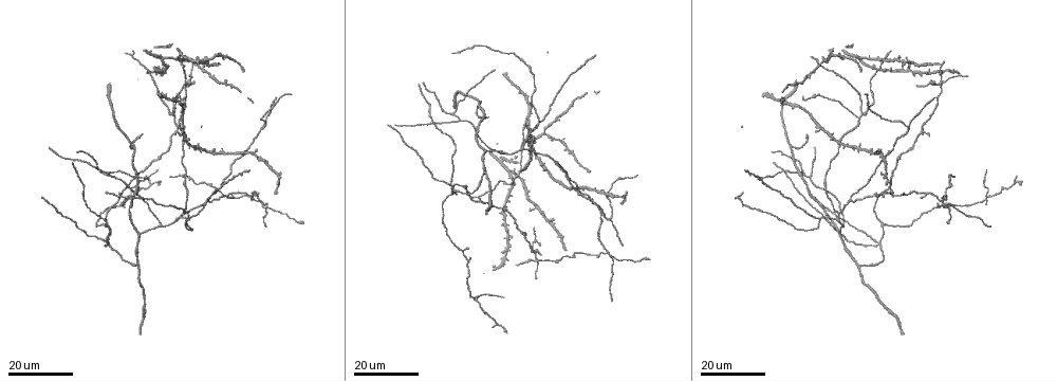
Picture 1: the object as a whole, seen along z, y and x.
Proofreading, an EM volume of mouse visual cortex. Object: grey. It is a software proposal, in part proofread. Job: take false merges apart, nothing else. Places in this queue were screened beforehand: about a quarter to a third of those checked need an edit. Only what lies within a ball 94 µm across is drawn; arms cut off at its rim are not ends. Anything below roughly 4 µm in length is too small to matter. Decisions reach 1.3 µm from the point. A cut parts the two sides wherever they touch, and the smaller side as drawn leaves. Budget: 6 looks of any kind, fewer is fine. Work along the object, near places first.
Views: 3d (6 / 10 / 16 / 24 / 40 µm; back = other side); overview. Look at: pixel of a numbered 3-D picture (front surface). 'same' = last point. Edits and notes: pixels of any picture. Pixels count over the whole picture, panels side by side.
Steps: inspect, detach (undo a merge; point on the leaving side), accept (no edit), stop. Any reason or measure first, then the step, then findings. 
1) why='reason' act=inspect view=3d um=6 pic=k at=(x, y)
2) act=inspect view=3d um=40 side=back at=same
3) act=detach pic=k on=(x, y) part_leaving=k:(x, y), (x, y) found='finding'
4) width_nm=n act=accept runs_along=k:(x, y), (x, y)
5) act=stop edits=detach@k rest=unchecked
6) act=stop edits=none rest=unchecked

act=inspect view=3d um=24 pic=1 at=(461, 250)

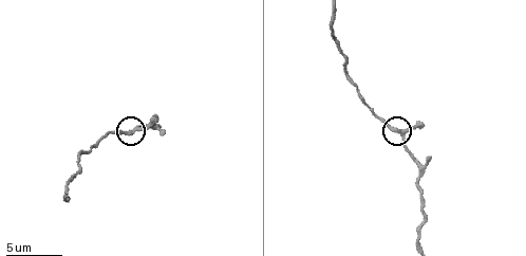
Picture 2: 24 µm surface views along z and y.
act=inspect view=3d um=6 pic=2 at=(132, 131)

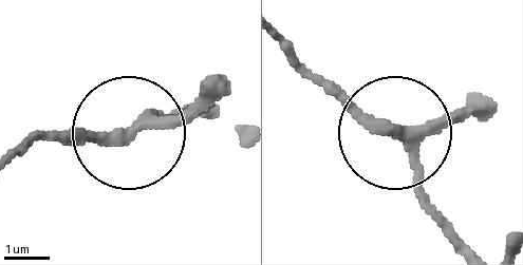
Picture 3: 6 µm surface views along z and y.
arms=3 act=accept runs_along=3:(283, 39), (393, 130), (415, 164), (423, 209), (453, 243) found='one neuron here'

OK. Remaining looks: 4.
why='four or more arms meet' act=inspect view=3d um=24 pic=1 at=(456, 188)

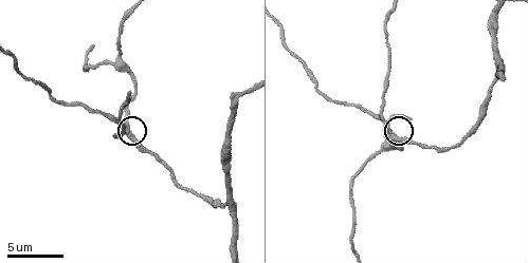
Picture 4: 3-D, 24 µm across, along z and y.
act=inspect view=3d um=10 pic=4 at=(393, 134)

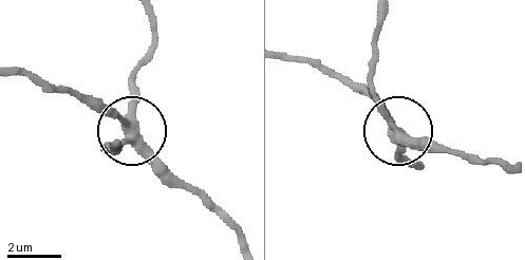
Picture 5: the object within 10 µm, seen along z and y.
width_nm=340 act=accept found='continuous, no second neuron'

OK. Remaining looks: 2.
why='arms part here' act=inspect view=3d um=24 pic=1 at=(135, 147)

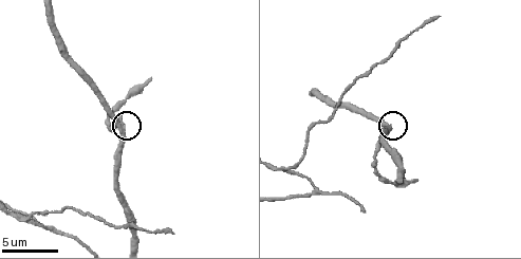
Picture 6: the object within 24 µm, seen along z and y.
act=inspect view=3d um=6 pic=6 at=(119, 119)

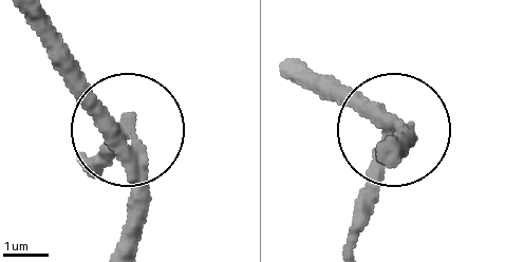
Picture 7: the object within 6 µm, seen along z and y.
width_nm=310 act=detach pic=7 on=(377, 189) found='two neurons meet here'

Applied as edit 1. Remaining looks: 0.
act=stop edits=detach@7 rest=unchecked

